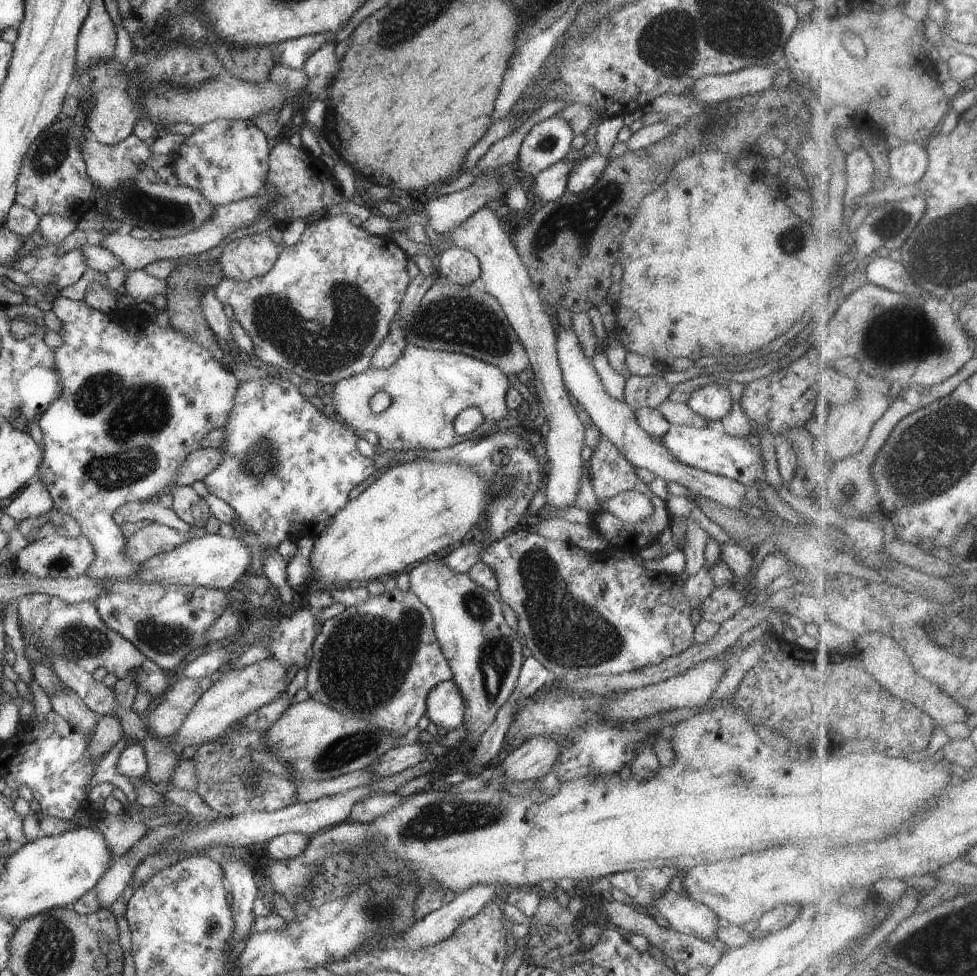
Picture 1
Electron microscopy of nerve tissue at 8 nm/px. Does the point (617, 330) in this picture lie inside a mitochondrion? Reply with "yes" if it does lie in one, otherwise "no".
no

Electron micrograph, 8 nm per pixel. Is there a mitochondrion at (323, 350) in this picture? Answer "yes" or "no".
yes

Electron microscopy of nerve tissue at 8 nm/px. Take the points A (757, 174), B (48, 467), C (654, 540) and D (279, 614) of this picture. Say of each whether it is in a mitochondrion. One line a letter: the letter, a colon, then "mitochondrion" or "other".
A: other
B: other
C: other
D: other

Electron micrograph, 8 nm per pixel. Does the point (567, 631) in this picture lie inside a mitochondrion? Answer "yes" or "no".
yes

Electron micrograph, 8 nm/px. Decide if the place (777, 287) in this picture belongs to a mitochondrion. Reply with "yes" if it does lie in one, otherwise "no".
no

